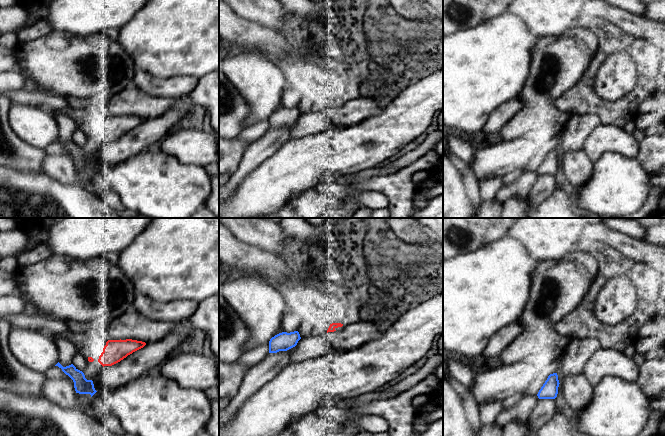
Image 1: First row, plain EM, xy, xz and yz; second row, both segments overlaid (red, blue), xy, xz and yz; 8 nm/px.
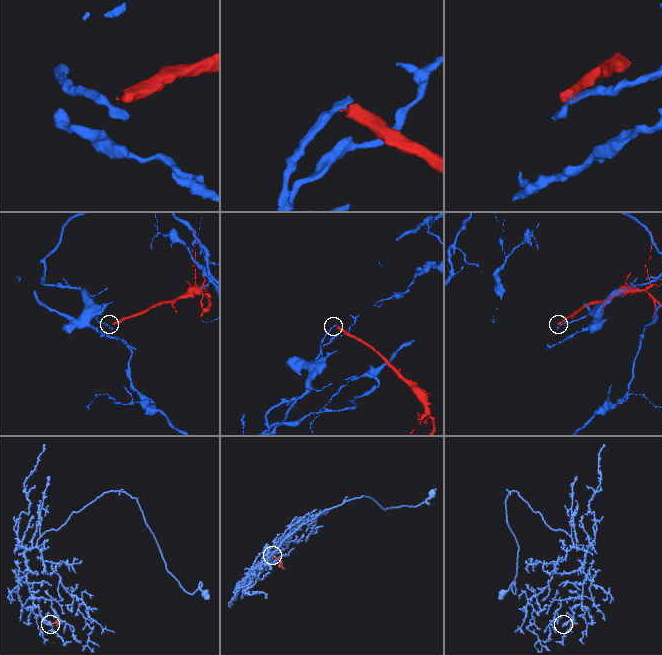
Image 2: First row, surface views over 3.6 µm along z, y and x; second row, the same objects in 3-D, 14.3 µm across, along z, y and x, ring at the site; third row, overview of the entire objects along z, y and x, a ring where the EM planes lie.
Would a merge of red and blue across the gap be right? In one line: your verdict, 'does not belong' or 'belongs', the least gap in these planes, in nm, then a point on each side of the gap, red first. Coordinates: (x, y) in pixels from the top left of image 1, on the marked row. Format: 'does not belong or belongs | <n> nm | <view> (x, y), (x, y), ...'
does not belong | 100 nm | xy (89, 361), (81, 371)

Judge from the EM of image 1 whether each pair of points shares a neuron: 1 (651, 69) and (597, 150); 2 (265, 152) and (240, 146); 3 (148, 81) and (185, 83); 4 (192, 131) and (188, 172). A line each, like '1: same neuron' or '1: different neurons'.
1: different neurons
2: different neurons
3: same neuron
4: different neurons

